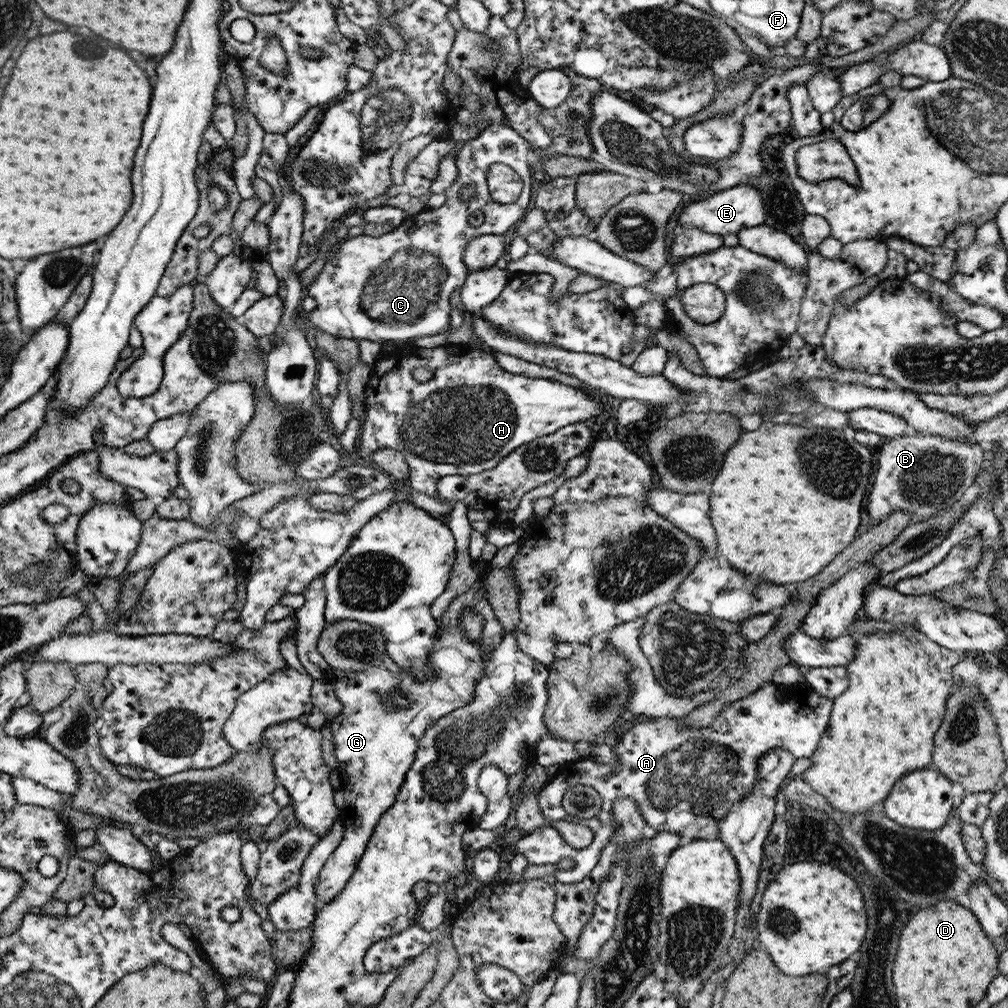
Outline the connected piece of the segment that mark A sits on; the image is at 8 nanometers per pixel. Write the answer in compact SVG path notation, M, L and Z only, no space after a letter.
M774 682L763 685L752 694L735 700L730 704L724 704L724 708L716 715L716 718L704 728L689 727L683 725L677 719L655 717L640 719L632 728L626 730L616 740L613 740L613 750L617 754L619 767L613 767L606 763L596 763L589 759L570 761L559 765L559 776L552 779L538 794L538 806L544 819L551 822L566 820L574 823L561 806L565 791L576 785L591 786L596 789L604 802L598 816L584 820L584 828L593 830L593 842L584 849L574 849L564 842L564 838L550 824L544 828L537 828L527 834L525 840L516 843L518 853L522 854L530 864L558 864L564 858L574 861L574 866L569 870L556 869L554 876L558 882L572 884L580 882L600 861L602 850L613 838L614 818L612 818L612 805L622 797L636 800L636 807L642 815L646 825L651 826L658 833L667 830L680 836L680 846L688 845L697 839L707 839L719 831L718 820L730 811L732 805L742 801L754 787L754 770L760 768L760 759L772 749L788 749L797 759L811 758L817 749L821 736L828 726L833 700L824 698L813 691L806 682L800 686L785 686Z

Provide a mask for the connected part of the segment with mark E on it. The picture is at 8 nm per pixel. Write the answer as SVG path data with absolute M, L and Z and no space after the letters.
M736 184L734 187L681 208L677 222L686 228L701 228L704 232L719 234L722 237L726 234L736 235L744 228L752 228L764 222L764 202L756 188Z

